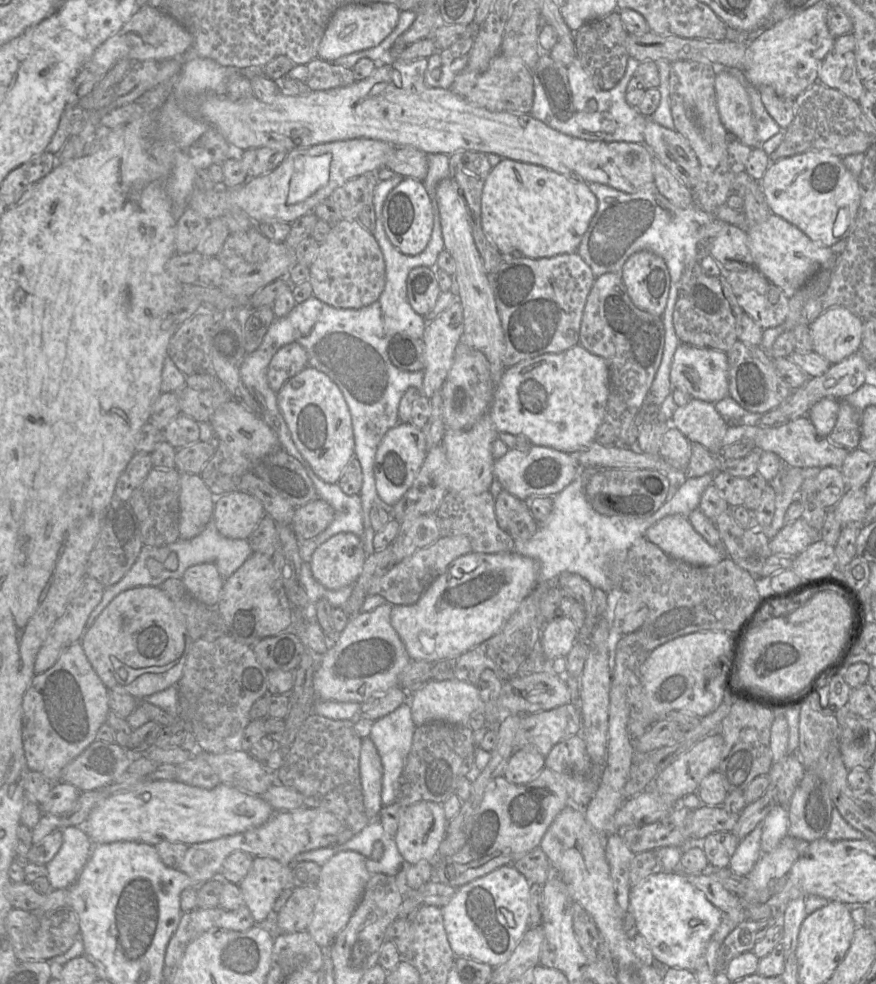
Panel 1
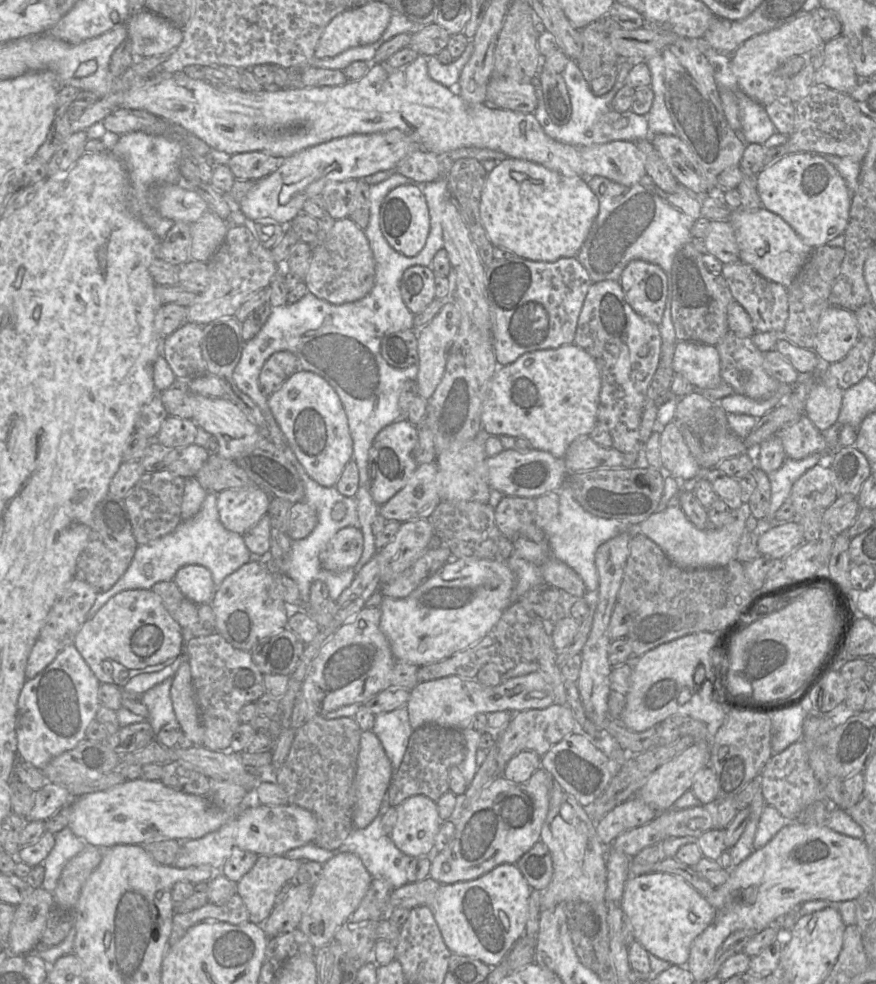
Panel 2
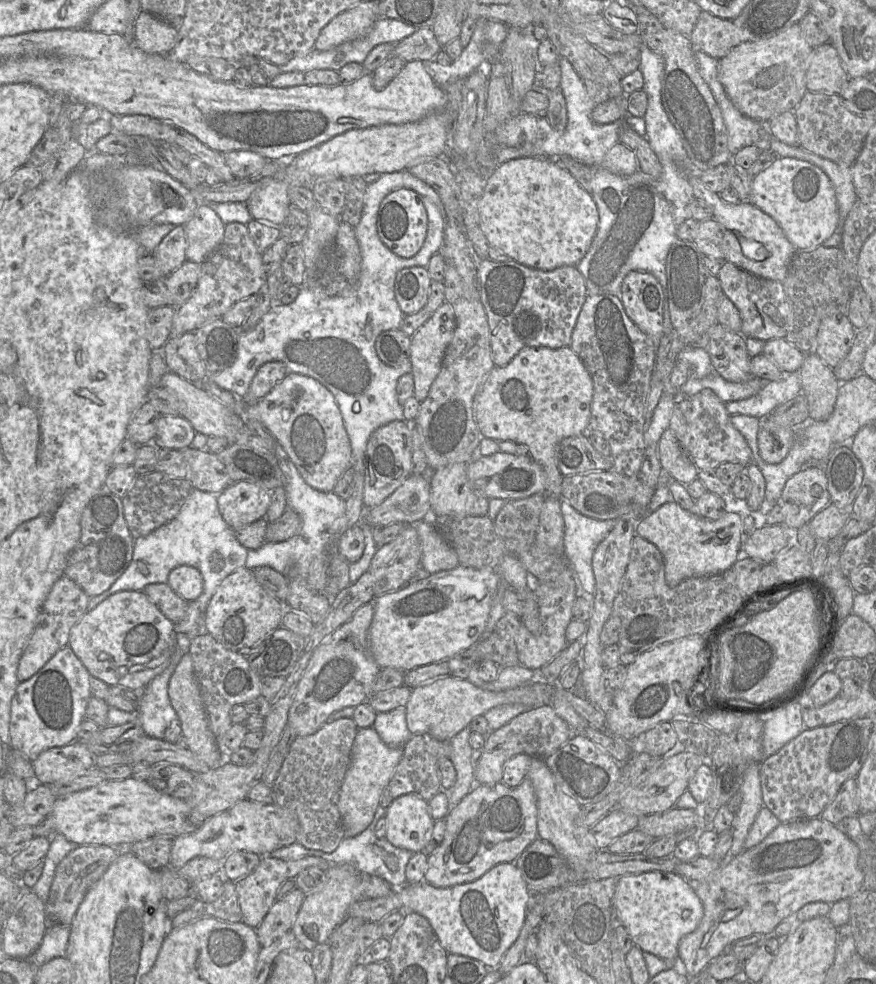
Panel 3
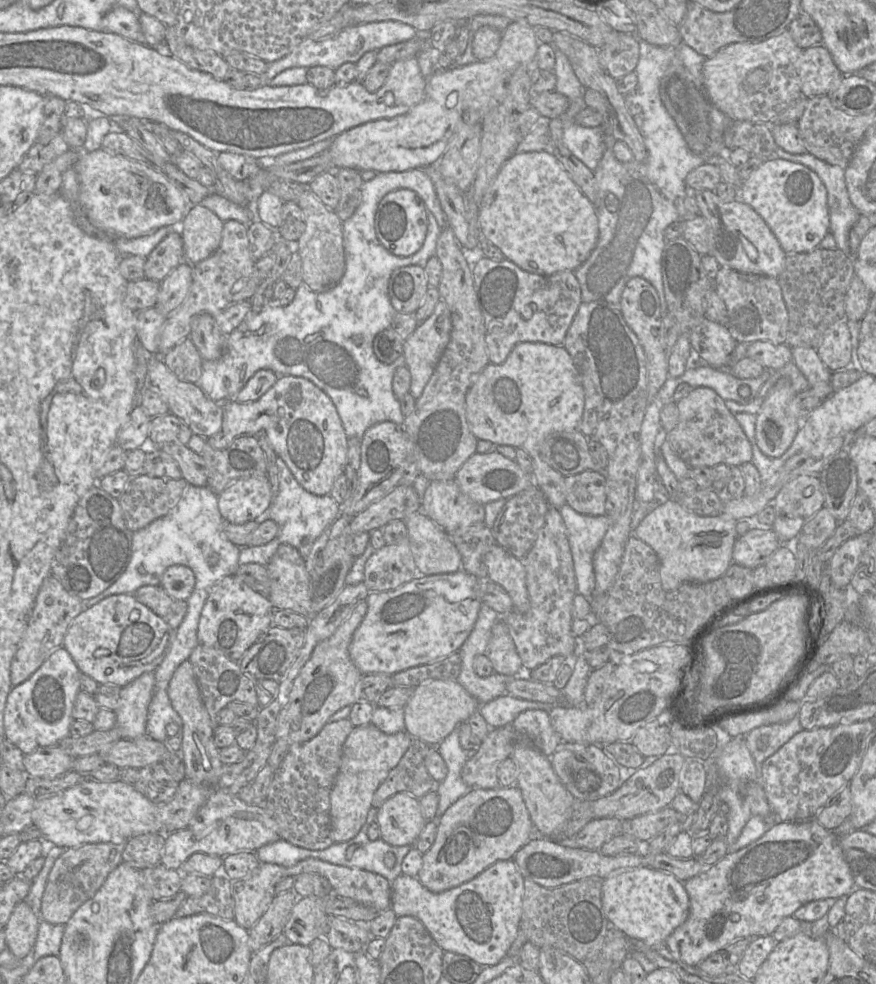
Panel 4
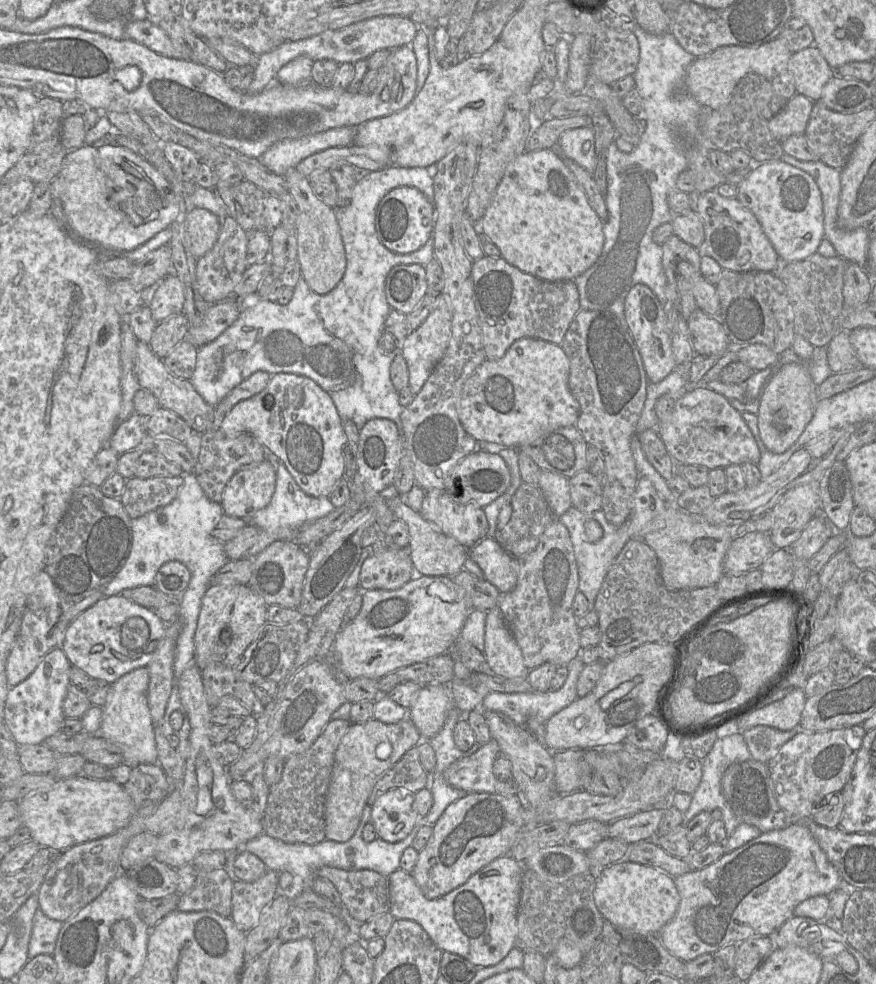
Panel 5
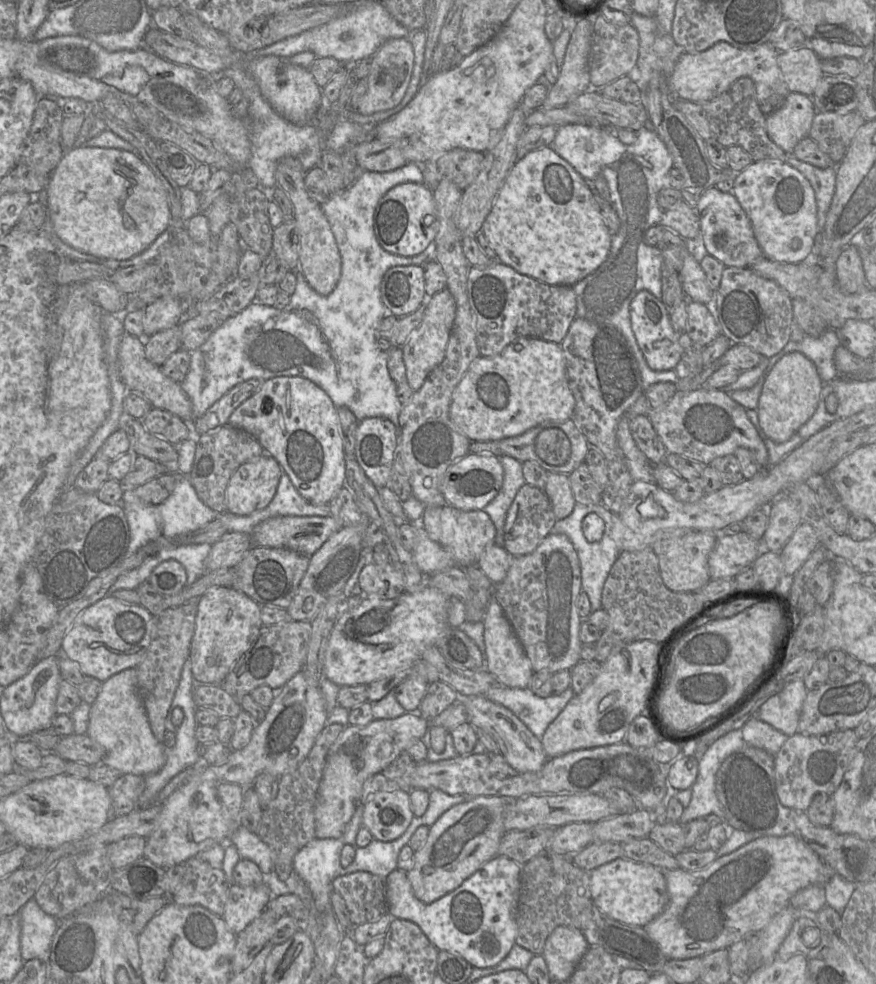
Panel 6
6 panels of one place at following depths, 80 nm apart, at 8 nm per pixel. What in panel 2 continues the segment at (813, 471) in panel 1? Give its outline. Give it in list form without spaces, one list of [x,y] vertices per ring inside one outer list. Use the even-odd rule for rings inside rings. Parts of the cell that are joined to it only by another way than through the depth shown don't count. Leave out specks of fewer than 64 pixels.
[[[830,453],[812,454],[799,460],[786,457],[779,469],[767,474],[771,484],[770,506],[767,515],[757,520],[754,533],[760,535],[772,527],[774,515],[789,498],[794,482],[813,466],[818,465],[820,462],[825,462],[829,456]]]

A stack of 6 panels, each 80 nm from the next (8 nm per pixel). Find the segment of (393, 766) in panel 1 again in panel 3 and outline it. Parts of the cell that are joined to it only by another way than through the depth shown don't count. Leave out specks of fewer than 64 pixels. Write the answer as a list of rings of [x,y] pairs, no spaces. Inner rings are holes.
[[[406,707],[376,713],[372,726],[381,740],[390,747],[402,747],[411,736],[406,723]]]

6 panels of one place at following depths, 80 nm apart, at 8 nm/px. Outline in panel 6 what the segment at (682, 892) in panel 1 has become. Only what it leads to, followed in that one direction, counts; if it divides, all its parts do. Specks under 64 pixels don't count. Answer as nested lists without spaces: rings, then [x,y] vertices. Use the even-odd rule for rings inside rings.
[[[619,857],[590,871],[592,901],[608,917],[621,923],[645,926],[668,904],[666,880],[661,869],[649,863]]]

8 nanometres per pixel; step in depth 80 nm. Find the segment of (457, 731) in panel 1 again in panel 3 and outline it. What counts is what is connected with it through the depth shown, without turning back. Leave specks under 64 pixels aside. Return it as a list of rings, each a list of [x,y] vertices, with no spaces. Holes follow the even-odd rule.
[[[429,734],[411,735],[403,745],[401,760],[381,795],[380,806],[387,808],[403,794],[416,794],[426,801],[432,799],[442,790],[438,762],[441,758],[449,758],[450,753],[450,741],[438,740]]]

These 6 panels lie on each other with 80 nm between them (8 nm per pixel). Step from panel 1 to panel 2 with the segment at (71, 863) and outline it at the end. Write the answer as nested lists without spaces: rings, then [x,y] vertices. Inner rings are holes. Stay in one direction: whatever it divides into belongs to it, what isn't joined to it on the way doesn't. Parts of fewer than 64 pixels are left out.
[[[68,827],[56,833],[54,847],[42,863],[45,876],[40,888],[52,893],[67,862],[82,852],[86,846],[89,845],[78,838]]]

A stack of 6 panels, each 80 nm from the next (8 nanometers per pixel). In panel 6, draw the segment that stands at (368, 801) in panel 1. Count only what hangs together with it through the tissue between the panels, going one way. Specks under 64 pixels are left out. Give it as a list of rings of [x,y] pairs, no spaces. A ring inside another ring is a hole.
[[[419,711],[405,712],[393,719],[374,718],[365,726],[349,724],[329,748],[326,764],[315,802],[315,834],[317,838],[339,838],[351,820],[360,801],[364,782],[382,771],[401,753],[412,740],[421,739],[430,722]]]

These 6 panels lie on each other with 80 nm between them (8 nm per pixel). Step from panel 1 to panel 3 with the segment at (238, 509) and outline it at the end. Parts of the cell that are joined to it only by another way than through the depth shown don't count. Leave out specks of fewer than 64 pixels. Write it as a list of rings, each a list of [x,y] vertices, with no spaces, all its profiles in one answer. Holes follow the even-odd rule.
[[[237,481],[217,495],[221,516],[234,531],[265,518],[270,505],[269,492],[256,483]]]

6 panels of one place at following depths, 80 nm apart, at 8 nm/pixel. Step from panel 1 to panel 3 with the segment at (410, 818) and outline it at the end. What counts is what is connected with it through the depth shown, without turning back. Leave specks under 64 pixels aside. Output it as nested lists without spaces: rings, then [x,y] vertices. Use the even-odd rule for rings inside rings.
[[[403,794],[386,808],[385,838],[395,847],[421,852],[429,842],[434,820],[428,801],[416,794]]]

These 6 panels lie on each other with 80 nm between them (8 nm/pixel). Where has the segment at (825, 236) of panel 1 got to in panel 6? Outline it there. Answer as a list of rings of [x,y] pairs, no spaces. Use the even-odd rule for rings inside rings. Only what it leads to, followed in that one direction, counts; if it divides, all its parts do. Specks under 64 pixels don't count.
[[[757,161],[734,178],[733,195],[749,218],[763,256],[776,262],[798,264],[813,254],[817,206],[808,179],[785,162]]]

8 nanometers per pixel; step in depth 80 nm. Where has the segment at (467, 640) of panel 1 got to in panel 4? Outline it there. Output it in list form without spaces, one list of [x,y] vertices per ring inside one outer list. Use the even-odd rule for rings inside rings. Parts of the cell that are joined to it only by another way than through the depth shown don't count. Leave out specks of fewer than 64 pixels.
[[[460,569],[414,578],[394,590],[370,592],[367,613],[349,645],[351,660],[363,675],[393,675],[458,651],[471,633],[482,604],[475,592],[476,583],[476,576]]]

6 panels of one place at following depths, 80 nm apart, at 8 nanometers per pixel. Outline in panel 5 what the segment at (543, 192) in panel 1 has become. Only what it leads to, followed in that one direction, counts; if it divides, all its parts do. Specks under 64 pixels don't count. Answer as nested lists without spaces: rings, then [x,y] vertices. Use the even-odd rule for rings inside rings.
[[[542,149],[533,152],[525,151],[516,157],[506,168],[504,176],[497,187],[490,205],[488,206],[483,218],[477,224],[478,235],[479,233],[484,233],[489,238],[489,240],[491,240],[491,242],[500,250],[500,257],[505,259],[509,264],[515,266],[522,272],[528,273],[549,282],[575,280],[598,260],[602,253],[605,240],[603,231],[604,222],[592,209],[585,193],[577,183],[575,176],[569,170],[564,160],[555,153],[554,149]]]

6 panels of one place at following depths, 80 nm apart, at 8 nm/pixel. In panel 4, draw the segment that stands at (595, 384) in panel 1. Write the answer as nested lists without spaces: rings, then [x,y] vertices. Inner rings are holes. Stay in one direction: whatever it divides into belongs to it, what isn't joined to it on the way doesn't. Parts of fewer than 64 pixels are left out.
[[[521,342],[515,345],[502,364],[489,363],[473,380],[466,394],[466,420],[470,431],[478,440],[509,445],[526,450],[532,460],[533,480],[544,494],[550,507],[560,509],[565,503],[564,478],[540,456],[542,442],[551,434],[579,430],[585,406],[584,389],[569,352],[563,345],[541,342]]]

